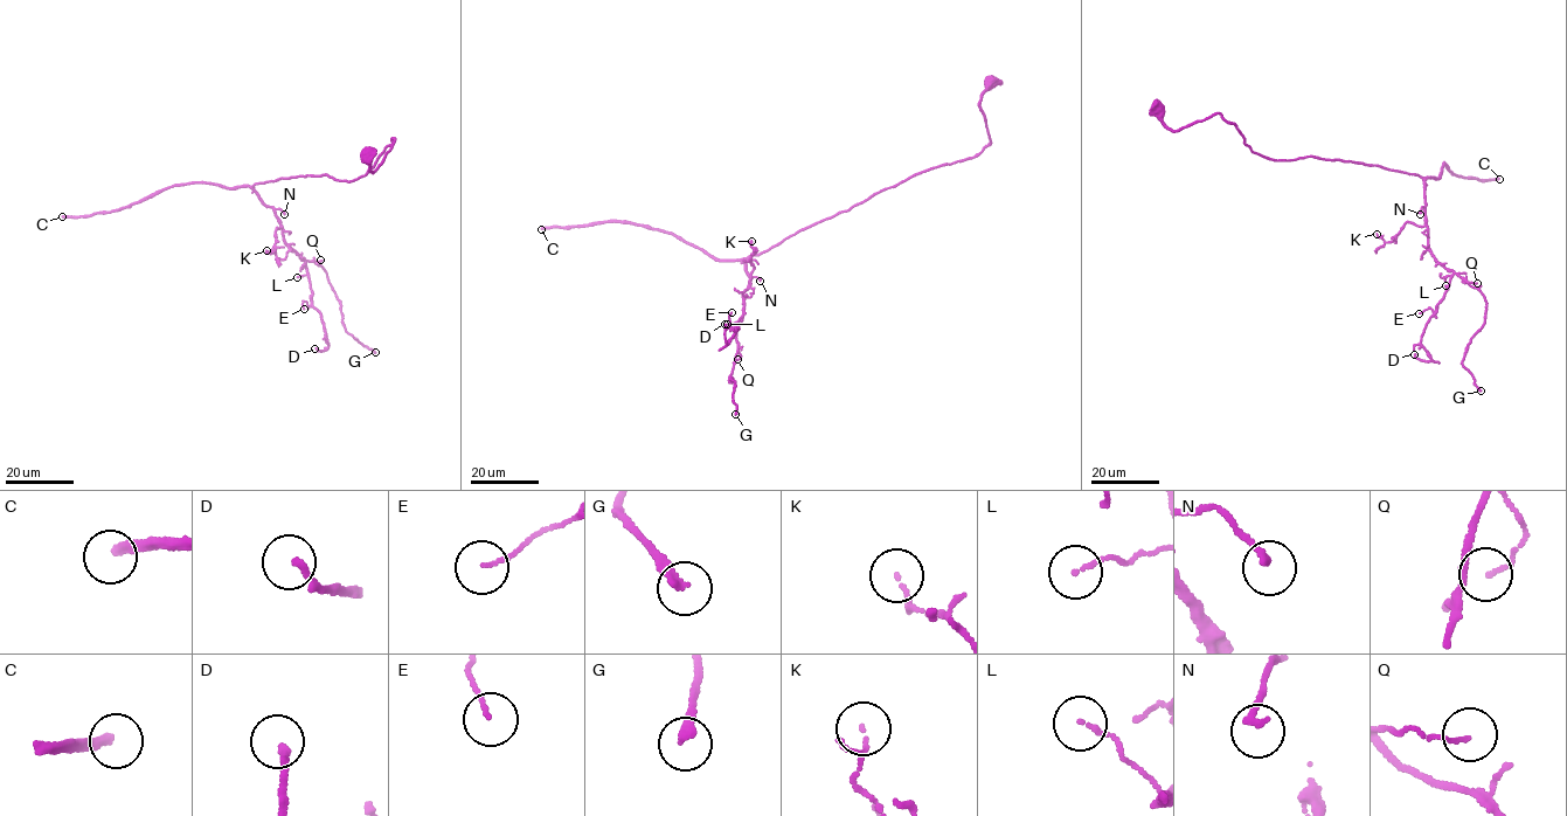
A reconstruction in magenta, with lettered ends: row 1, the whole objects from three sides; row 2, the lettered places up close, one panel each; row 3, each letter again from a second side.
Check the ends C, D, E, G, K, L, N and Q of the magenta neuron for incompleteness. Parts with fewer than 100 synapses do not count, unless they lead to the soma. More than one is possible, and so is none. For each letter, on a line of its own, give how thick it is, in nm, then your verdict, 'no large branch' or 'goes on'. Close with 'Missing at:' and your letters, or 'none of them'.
C: 280 nm thick; goes on
D: 180 nm thick; no large branch
E: 90 nm thick; no large branch
G: 200 nm thick; no large branch
K: 60 nm thick; no large branch
L: 120 nm thick; no large branch
N: 180 nm thick; no large branch
Q: 100 nm thick; no large branch
Missing at: C

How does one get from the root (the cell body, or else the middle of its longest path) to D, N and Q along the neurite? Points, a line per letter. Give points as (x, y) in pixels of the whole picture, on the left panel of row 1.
D: (367, 156), (373, 172), (393, 138), (349, 181), (325, 174), (254, 185), (304, 258), (328, 345), (314, 348)
N: (367, 156), (373, 172), (393, 138), (365, 175), (349, 181), (325, 174), (255, 184), (259, 200), (284, 214)
Q: (367, 156), (373, 172), (393, 138), (349, 181), (325, 174), (254, 185), (285, 244), (320, 260)

